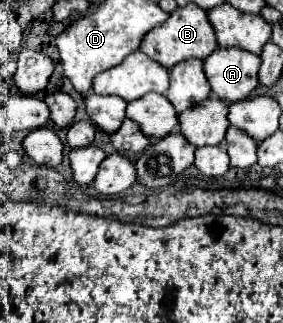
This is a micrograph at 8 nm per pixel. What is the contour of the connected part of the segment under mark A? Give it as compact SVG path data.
M216 48L204 60L204 72L212 86L212 96L242 102L258 88L260 56L238 48Z

